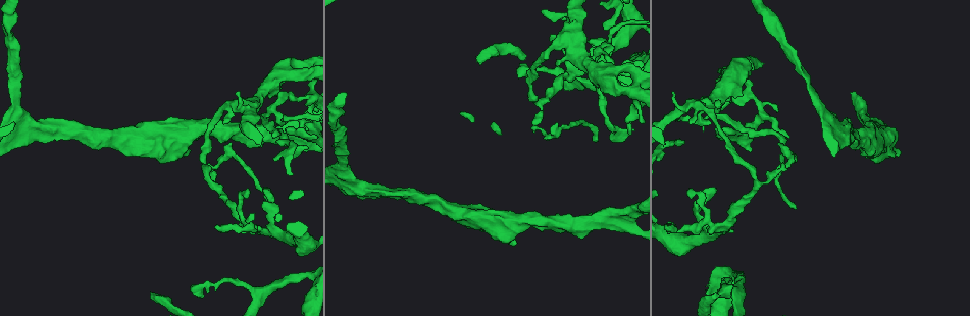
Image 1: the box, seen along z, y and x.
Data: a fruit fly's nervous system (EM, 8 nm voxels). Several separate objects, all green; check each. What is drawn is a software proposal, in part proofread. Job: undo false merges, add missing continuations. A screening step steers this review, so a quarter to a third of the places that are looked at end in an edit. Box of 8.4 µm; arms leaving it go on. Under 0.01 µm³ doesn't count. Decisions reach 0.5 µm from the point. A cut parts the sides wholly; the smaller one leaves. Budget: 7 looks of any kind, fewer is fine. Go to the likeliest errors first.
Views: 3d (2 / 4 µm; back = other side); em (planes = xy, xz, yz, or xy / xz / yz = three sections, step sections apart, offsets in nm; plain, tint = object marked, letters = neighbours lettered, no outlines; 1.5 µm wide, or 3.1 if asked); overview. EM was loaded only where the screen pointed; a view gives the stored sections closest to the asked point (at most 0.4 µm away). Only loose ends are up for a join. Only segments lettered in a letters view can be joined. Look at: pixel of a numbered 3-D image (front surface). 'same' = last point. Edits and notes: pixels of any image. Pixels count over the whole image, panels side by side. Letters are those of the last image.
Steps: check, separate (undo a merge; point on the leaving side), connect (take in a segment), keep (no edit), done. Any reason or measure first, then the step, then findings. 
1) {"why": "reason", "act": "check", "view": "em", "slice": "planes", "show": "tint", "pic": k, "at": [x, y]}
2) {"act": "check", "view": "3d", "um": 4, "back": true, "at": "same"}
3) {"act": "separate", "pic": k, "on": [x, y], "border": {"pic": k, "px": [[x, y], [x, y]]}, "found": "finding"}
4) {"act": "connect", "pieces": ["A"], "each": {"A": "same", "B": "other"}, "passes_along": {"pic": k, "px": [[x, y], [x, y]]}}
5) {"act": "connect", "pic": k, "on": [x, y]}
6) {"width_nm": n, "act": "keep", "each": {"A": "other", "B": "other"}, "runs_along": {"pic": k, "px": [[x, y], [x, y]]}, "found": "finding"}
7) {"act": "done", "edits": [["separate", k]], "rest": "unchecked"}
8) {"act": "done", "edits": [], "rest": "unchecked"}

{"why": "abrupt turn", "act": "check", "view": "em", "slice": "planes", "show": "letters", "pic": 1, "at": [725, 284]}

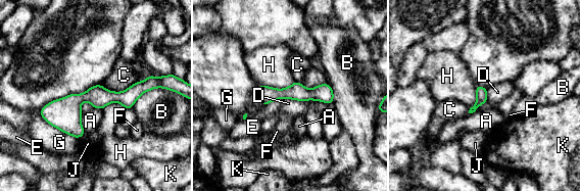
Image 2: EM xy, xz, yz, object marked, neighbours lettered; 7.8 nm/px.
{"longest_contact_nm": ["G", 400], "act": "keep", "each": {"A": "other", "B": "other", "C": "other", "D": "other", "E": "other", "F": "other", "G": "other", "H": "other", "J": "other", "K": "other"}, "border": {"pic": 2, "px": [[284, 98], [307, 100]]}, "found": "continuous, no second neuron"}

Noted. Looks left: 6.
{"why": "free end", "act": "check", "view": "em", "slice": "planes", "show": "letters", "pic": 1, "at": [674, 92]}

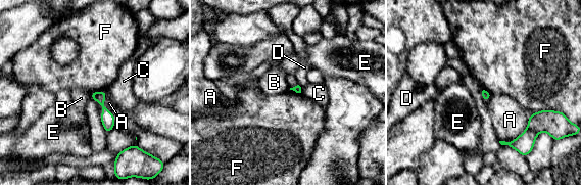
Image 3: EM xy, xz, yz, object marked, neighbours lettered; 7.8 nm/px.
{"longest_contact_nm": ["A", 320], "act": "keep", "each": {"A": "other", "B": "other", "C": "other", "D": "other", "E": "other", "F": "other"}, "found": "no lettered segment goes on from it"}

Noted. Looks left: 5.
{"why": "thin neck", "act": "check", "view": "3d", "um": 2, "pic": 1, "at": [747, 127]}

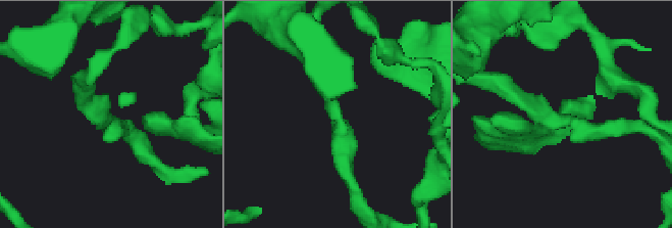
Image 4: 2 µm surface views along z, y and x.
{"why": "need the tissue", "act": "check", "view": "em", "slice": "xy", "step": 8, "show": "tint", "pic": 4, "at": [335, 120]}

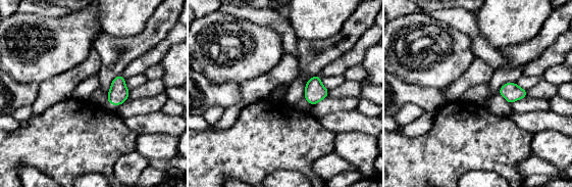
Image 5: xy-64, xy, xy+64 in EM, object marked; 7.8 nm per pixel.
{"why": "what lies round it", "act": "check", "view": "em", "slice": "xy", "step": 8, "show": "letters", "at": "same"}

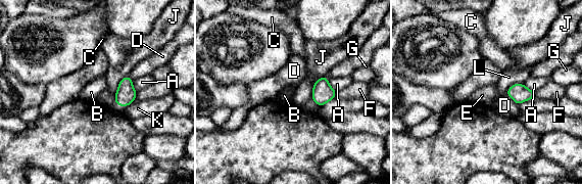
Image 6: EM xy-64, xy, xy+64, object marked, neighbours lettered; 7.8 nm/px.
{"width_nm": 160, "act": "keep", "each": {"A": "other", "B": "other", "C": "other", "D": "other", "E": "other", "F": "other", "G": "other", "J": "other", "K": "other", "L": "other"}, "border": {"pic": 6, "px": [[327, 78], [327, 81], [336, 91]]}, "found": "continuous, no second neuron"}

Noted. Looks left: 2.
{"act": "done", "edits": [], "rest": "unchecked"}

